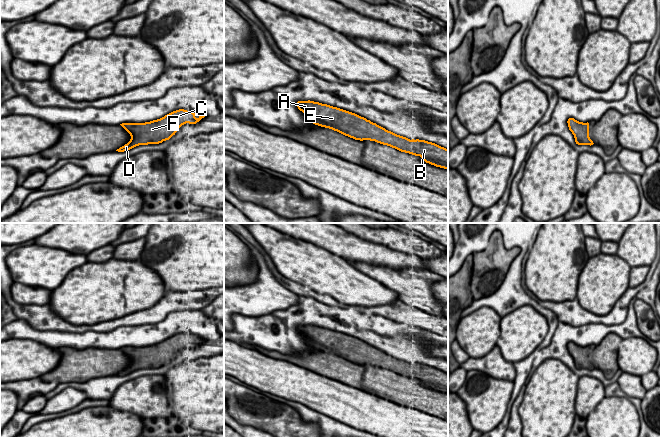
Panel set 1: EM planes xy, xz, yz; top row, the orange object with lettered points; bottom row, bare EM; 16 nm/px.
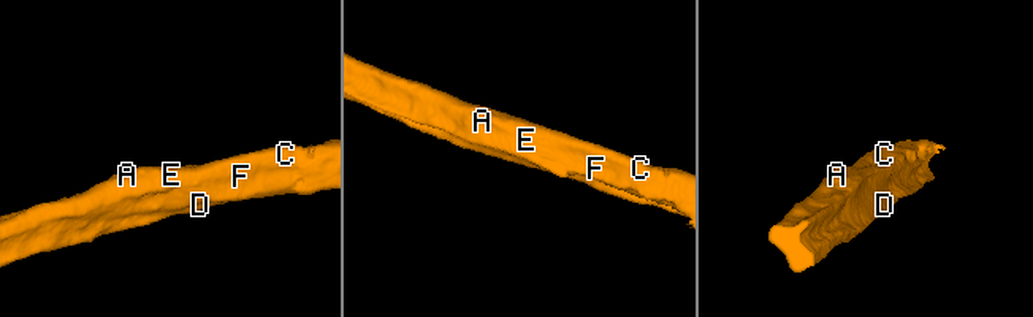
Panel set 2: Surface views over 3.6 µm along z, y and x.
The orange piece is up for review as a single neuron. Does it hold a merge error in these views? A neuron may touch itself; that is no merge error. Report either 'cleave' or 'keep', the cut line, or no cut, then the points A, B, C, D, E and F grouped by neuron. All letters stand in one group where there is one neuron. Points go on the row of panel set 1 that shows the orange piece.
keep; no cut; A B C D E F

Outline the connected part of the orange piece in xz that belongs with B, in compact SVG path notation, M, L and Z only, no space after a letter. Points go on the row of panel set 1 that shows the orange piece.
M298 101L296 106L304 113L305 120L325 128L337 131L345 136L355 140L370 140L377 143L390 146L401 152L409 153L415 156L420 156L426 163L436 167L448 169L448 149L441 147L435 143L419 139L408 139L406 137L397 135L385 128L377 125L376 123L367 120L355 113L333 107L327 104L322 104L314 101Z

